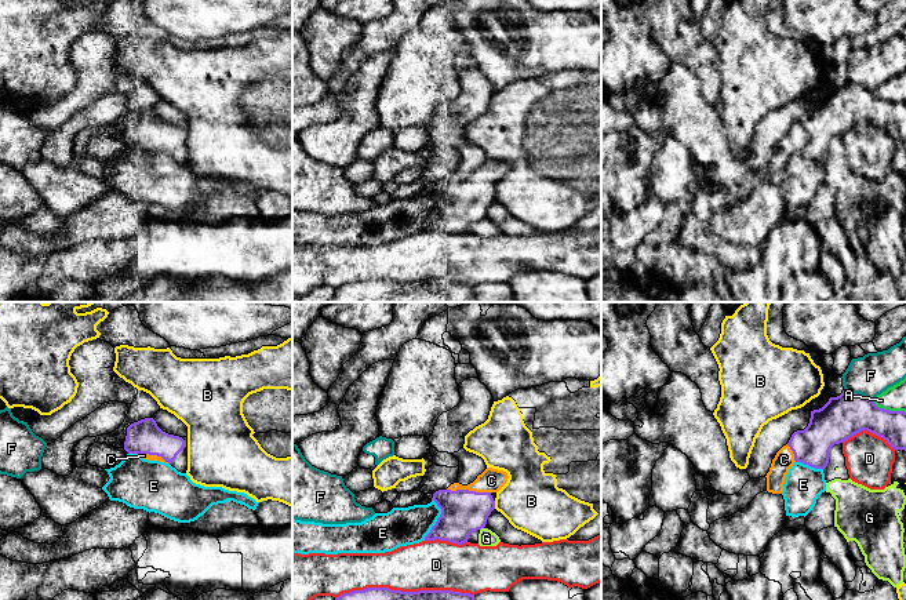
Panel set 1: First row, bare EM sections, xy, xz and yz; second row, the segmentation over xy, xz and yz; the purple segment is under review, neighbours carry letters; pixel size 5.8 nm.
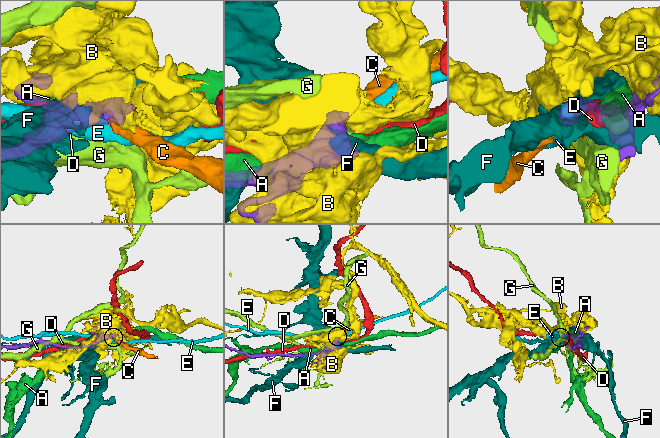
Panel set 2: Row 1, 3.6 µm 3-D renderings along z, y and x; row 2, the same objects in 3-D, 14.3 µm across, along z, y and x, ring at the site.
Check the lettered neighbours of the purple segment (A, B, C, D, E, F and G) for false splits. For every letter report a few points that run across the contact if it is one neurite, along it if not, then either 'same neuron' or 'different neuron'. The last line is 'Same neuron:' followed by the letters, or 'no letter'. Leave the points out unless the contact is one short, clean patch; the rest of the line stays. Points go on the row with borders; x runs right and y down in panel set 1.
A: different neuron
B: different neuron
C: same neuron
D: different neuron
E: different neuron
F: different neuron
G: different neuron
Same neuron: C

